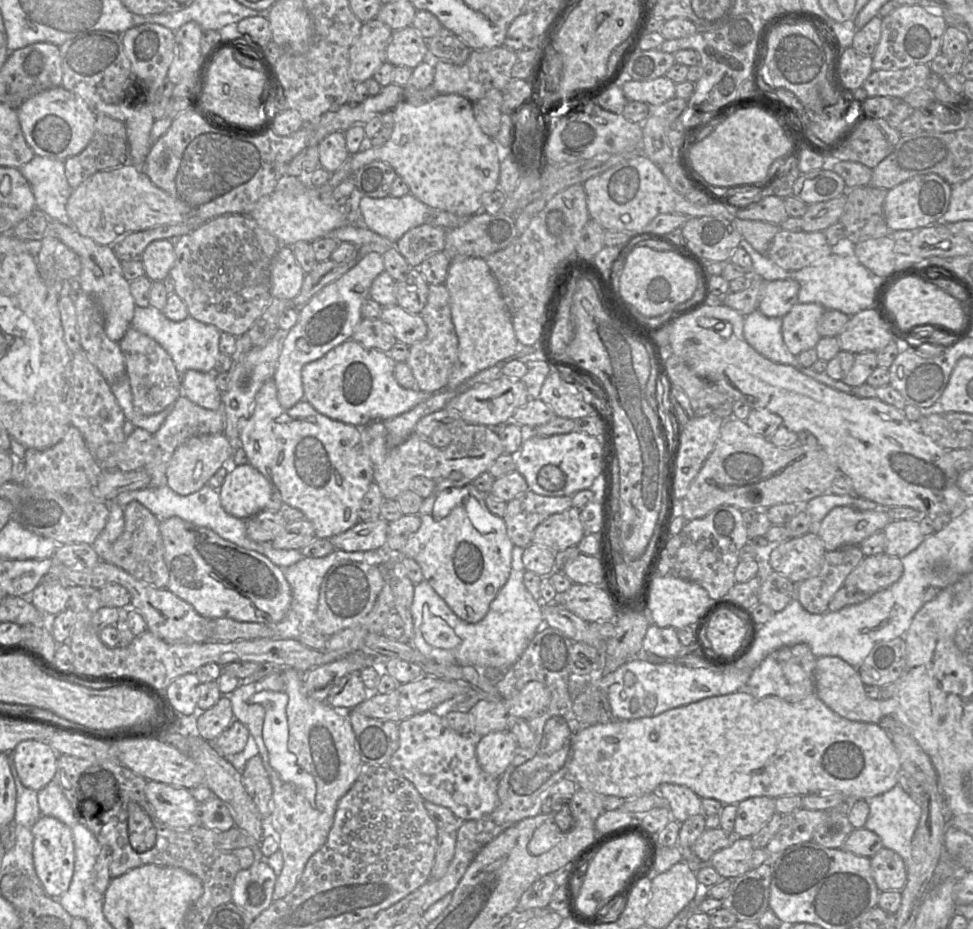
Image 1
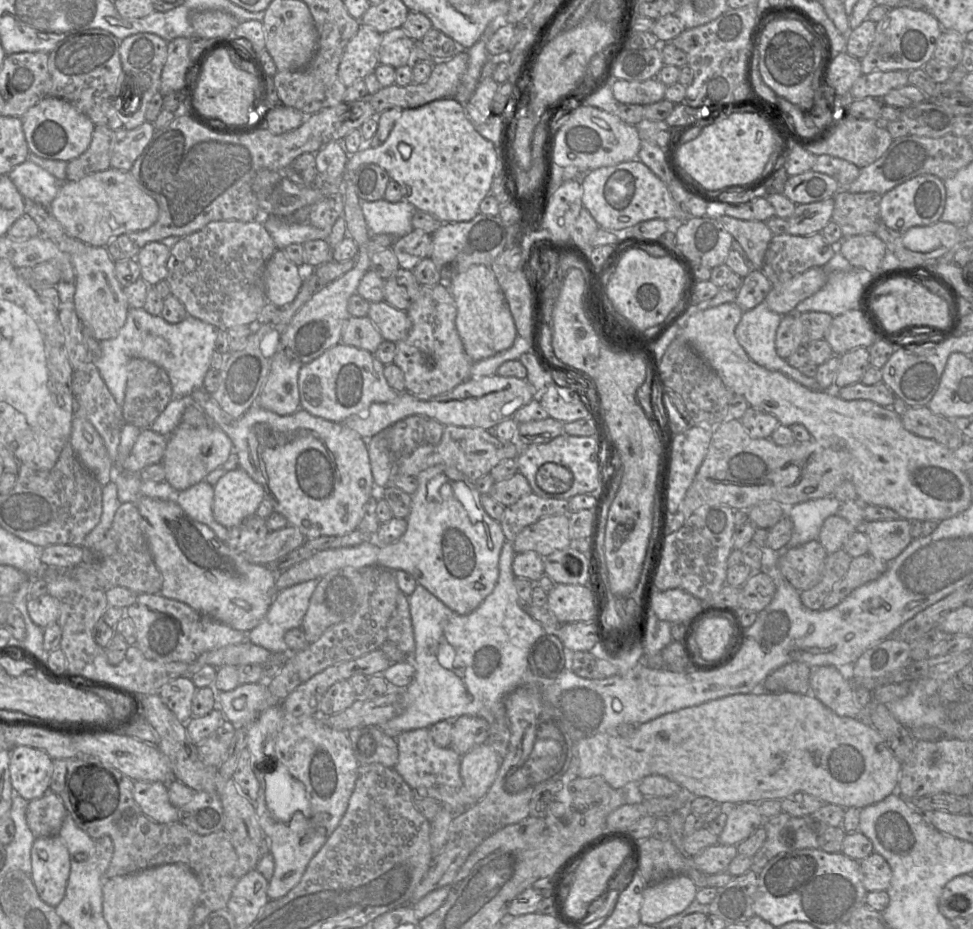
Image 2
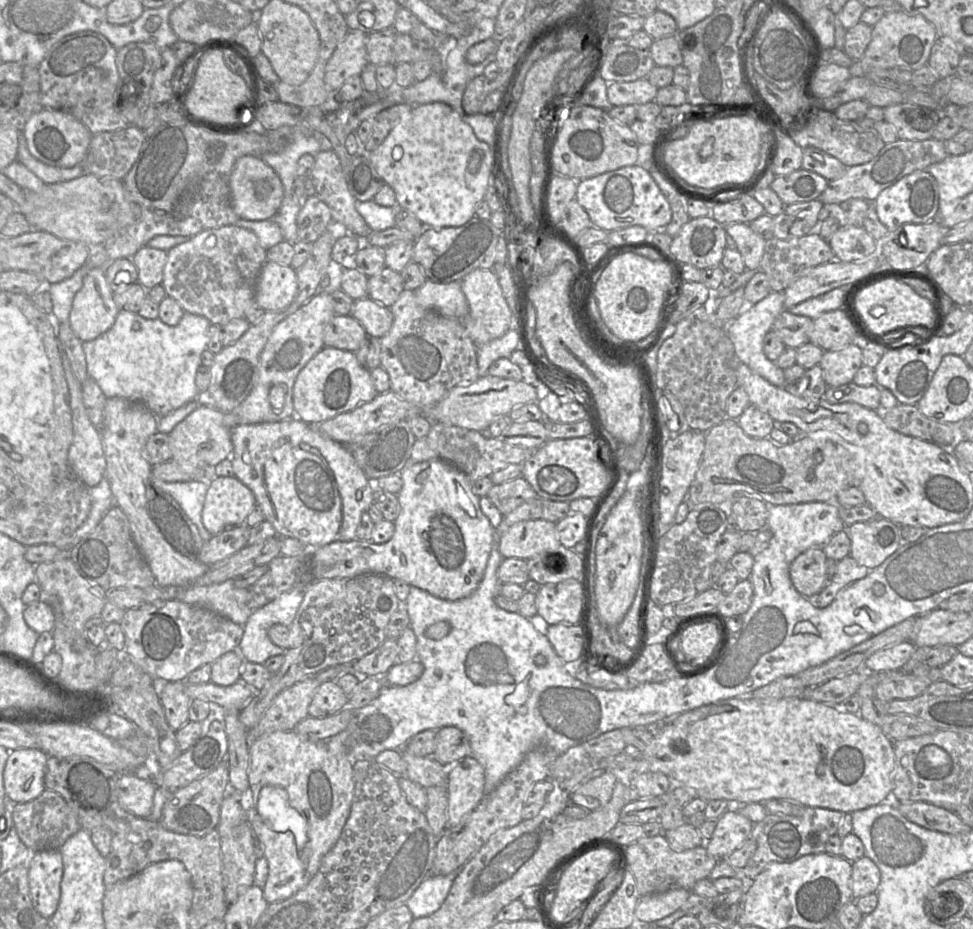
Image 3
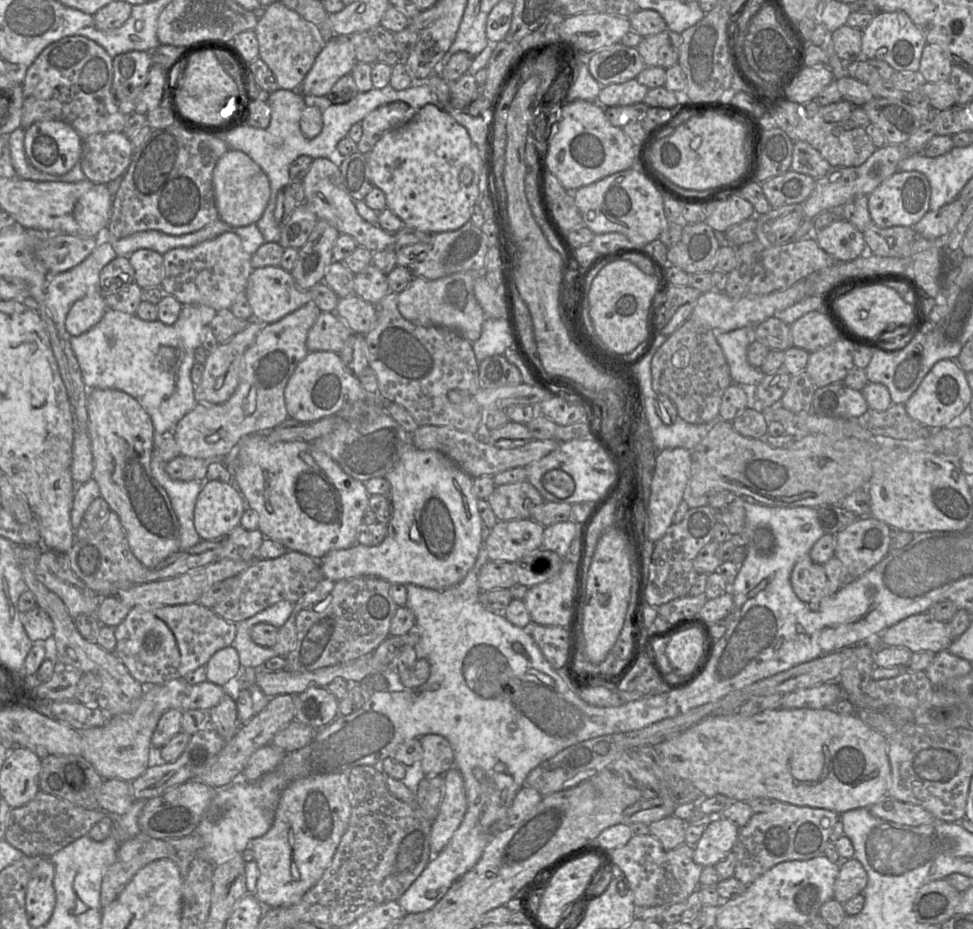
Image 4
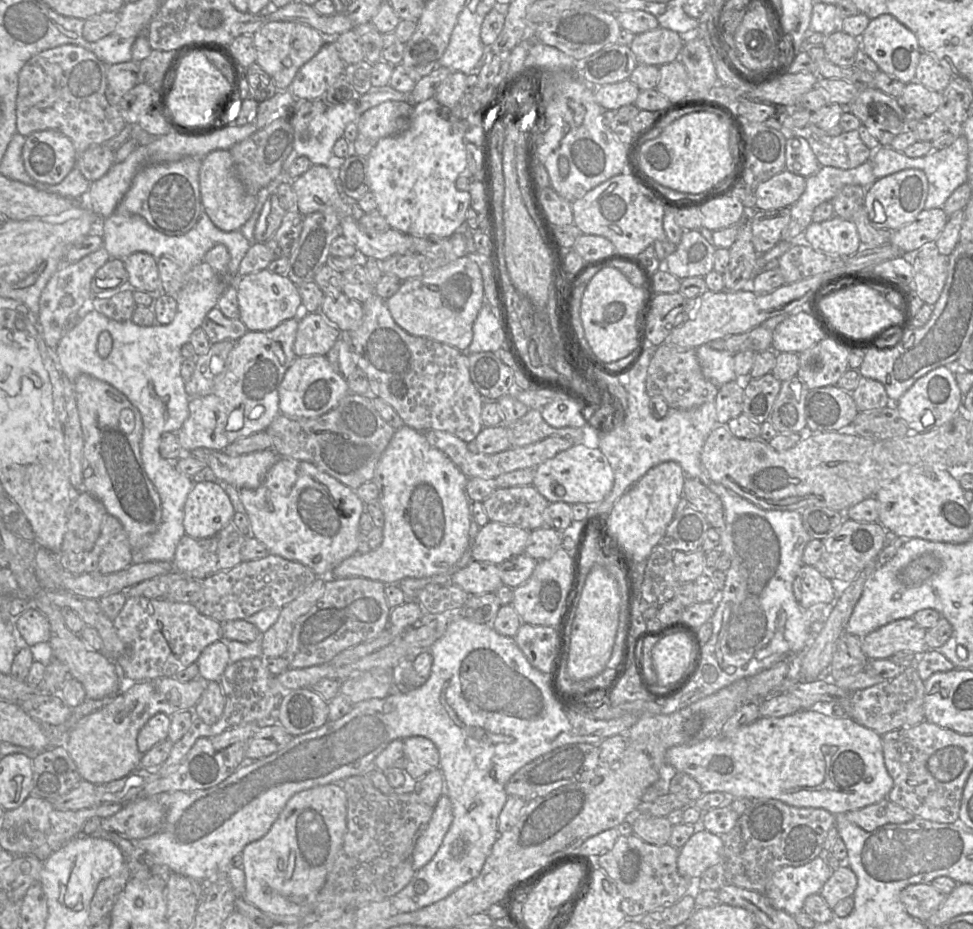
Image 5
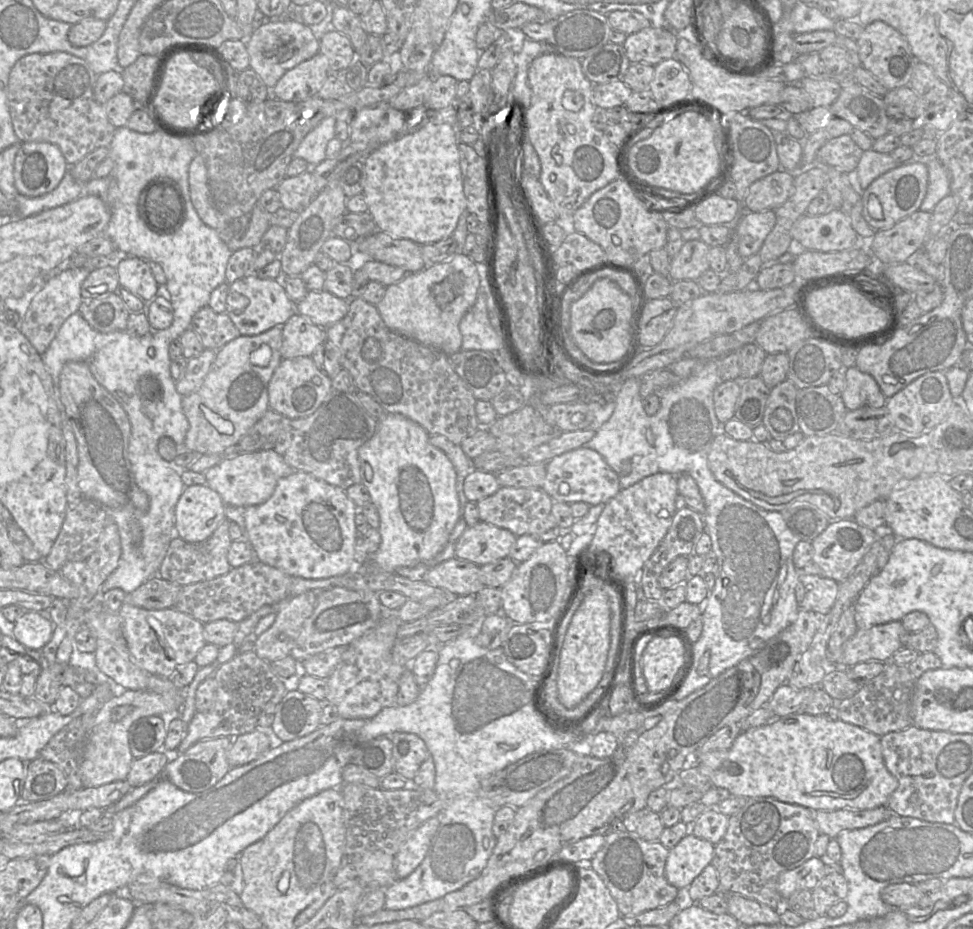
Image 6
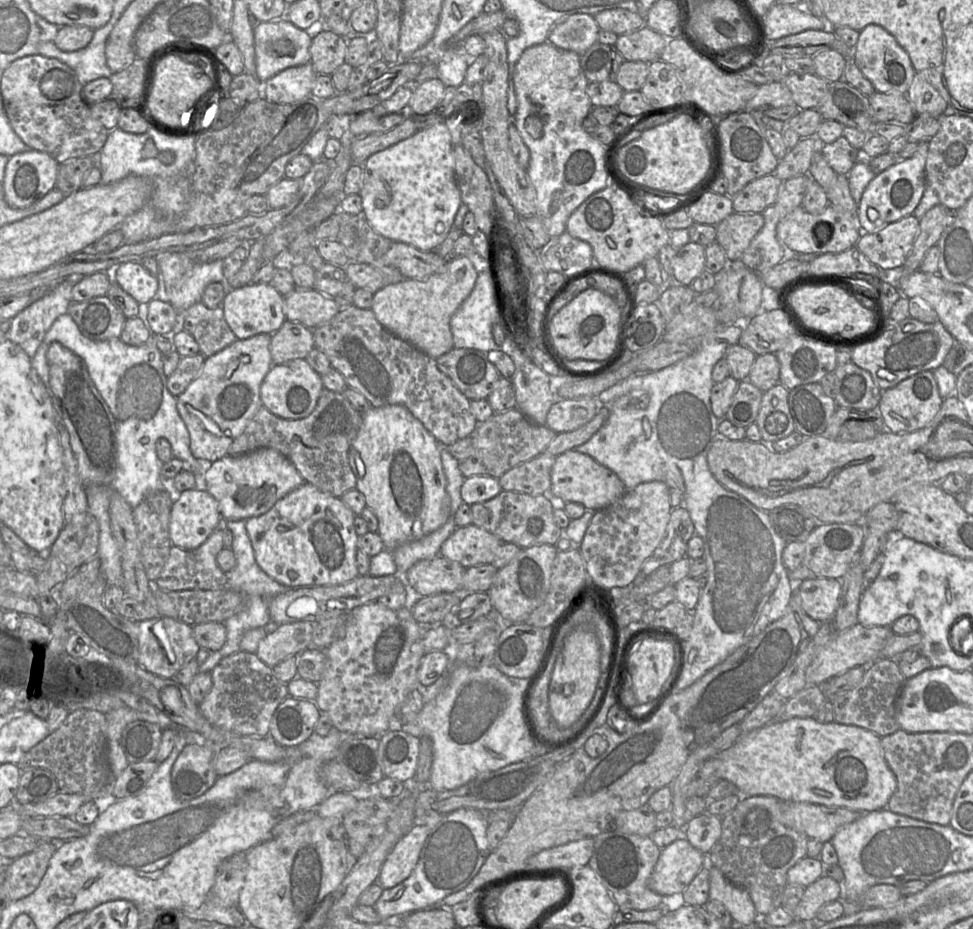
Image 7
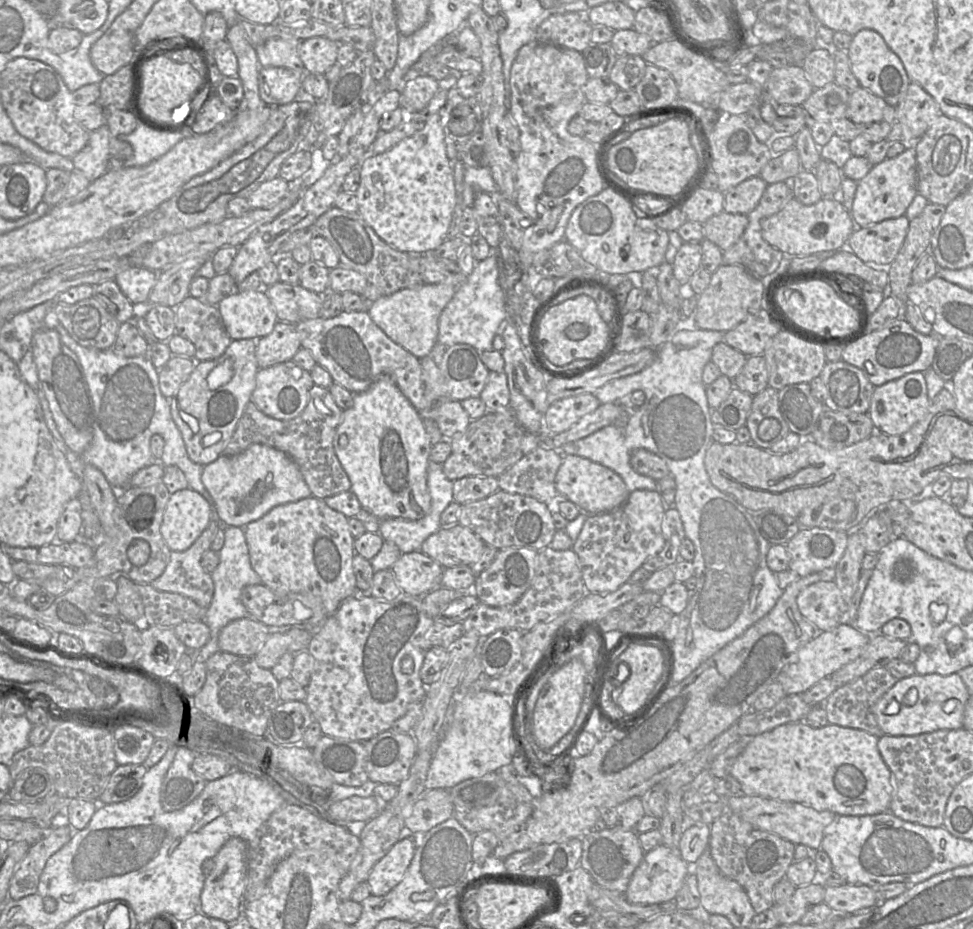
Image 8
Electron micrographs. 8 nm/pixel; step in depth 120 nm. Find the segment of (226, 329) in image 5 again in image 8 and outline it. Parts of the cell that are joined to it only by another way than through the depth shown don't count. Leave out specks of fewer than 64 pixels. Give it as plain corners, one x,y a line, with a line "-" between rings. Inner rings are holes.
187,295
174,310
175,332
193,343
195,347
194,359
196,362
216,359
225,352
232,339
226,332
217,305
207,304
203,299

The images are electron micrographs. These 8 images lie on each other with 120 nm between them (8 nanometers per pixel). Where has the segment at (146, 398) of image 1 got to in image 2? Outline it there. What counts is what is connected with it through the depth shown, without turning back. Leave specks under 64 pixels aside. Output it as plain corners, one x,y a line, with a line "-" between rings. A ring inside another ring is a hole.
132,358
127,365
125,399
121,405
124,421
141,429
148,428
172,400
172,387
166,371
142,358

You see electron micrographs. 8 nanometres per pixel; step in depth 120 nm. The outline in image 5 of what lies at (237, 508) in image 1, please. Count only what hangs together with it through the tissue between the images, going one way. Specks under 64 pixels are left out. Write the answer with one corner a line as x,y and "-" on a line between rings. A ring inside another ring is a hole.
195,483
184,505
185,534
194,539
210,538
231,523
235,513
222,483

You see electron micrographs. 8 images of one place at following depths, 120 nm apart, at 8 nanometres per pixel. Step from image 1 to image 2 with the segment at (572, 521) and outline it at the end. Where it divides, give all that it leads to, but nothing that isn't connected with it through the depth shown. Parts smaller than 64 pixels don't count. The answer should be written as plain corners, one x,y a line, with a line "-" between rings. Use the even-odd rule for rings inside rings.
569,515
545,516
525,527
512,542
515,553
535,551
547,556
572,544

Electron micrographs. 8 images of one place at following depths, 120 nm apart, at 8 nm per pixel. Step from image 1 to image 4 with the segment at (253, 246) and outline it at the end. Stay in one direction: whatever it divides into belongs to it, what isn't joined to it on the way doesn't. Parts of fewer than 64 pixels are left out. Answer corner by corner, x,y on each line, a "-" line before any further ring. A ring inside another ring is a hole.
225,232
194,247
175,248
163,255
164,272
160,287
164,295
172,295
182,305
202,304
216,312
230,309
238,295
245,293
254,270
251,257
243,250
239,236
233,232

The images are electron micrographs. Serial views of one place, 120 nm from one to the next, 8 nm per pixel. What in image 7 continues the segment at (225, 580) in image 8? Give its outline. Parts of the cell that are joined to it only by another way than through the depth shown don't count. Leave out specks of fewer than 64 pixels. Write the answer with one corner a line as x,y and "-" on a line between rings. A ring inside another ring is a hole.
227,520
224,521
224,526
228,528
232,535
233,535
233,542
231,545
231,550
233,551
235,558
236,558
236,565
232,570
226,573
226,584
225,588
238,592
242,595
245,600
243,608
238,611
236,614
231,616
230,618
226,619
223,623
225,624
226,631
227,631
227,639
225,644
217,651
210,651
210,655
208,658
200,664
198,671
199,672
210,672
214,669
214,667
225,657
240,651
240,642
244,635
244,633
250,629
263,627
267,623
270,622
270,614
268,609
268,603
270,598
280,593
287,591
288,589
295,589
295,588
287,588
286,586
278,583
271,577
269,577
257,564
255,560
254,550
252,548
252,544
250,538
246,532
245,527
245,520

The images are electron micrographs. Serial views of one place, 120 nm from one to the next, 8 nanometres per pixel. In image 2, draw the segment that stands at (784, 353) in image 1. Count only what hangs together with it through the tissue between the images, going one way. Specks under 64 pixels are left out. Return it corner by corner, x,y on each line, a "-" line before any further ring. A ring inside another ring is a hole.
763,301
753,309
743,312
741,320
735,328
735,337
748,356
758,365
771,371
781,372
808,389
821,390
815,377
805,376
799,369
790,366
785,359
777,354
775,338
782,318
783,316
771,311
767,303

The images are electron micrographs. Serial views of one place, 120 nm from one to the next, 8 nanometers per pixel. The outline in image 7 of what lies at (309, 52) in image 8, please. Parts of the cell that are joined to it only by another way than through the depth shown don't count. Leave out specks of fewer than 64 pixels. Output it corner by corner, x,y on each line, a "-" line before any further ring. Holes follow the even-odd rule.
323,19
314,22
306,29
312,38
309,48
310,64
316,74
331,75
345,63
347,39
331,30
321,31
322,27

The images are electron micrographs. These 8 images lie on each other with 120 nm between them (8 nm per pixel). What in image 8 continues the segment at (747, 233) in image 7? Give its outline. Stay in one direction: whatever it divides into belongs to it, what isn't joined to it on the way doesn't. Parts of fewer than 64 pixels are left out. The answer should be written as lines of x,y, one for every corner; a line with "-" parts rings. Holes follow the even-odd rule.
722,211
703,223
704,238
725,251
738,241
747,226
747,215

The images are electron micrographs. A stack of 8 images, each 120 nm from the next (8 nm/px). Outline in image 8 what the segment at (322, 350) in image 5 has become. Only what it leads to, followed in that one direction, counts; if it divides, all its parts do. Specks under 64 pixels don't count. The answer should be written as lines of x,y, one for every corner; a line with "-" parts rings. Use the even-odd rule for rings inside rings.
278,320
270,334
257,339
257,365
260,369
290,361
300,348
301,341
295,325

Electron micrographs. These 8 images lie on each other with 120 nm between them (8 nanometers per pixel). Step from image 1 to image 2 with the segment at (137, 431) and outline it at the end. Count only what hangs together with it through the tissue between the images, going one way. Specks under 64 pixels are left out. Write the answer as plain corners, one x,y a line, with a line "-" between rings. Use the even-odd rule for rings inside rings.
148,428
141,429
128,457
121,463
121,471
139,473
144,467
161,463
167,446
167,436

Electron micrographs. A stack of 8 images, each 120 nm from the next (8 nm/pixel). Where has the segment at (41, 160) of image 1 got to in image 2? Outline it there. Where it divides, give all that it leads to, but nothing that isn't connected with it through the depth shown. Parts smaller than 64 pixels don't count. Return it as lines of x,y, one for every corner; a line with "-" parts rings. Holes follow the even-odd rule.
26,159
7,174
24,198
48,208
62,184
34,162

